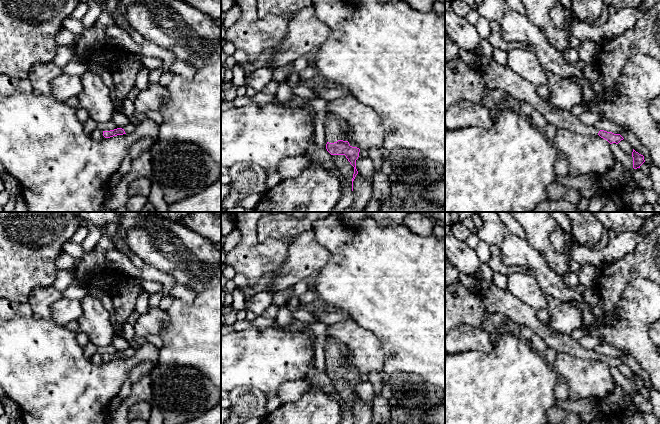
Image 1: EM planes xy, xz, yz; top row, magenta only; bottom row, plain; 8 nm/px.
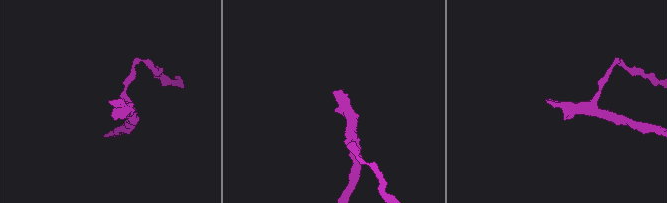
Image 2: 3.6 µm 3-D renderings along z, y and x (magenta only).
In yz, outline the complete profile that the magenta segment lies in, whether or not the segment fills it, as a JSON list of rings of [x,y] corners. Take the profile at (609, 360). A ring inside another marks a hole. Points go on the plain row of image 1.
[[[482,280],[480,283],[480,294],[487,312],[501,313],[516,324],[529,327],[535,335],[545,341],[547,347],[555,349],[557,353],[564,352],[586,360],[598,358],[610,368],[618,368],[624,363],[620,358],[599,354],[595,350],[586,350],[572,335],[554,331],[538,319],[536,310],[513,296],[507,288],[499,288],[493,280]]]

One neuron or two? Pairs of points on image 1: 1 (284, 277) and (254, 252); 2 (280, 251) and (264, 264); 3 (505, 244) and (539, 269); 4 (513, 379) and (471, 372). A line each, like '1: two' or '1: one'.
1: two
2: one
3: one
4: one

